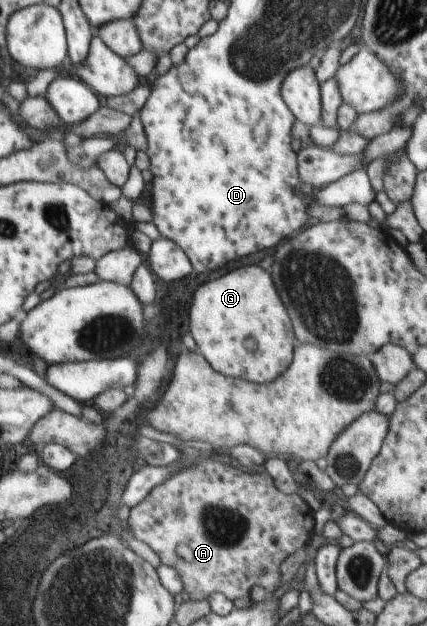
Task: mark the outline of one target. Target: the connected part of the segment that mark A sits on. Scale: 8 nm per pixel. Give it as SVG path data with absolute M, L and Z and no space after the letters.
M204 459L155 486L140 504L130 509L122 531L124 537L134 537L148 544L162 565L176 570L190 600L201 601L219 592L234 601L250 597L254 585L262 586L270 595L280 588L280 564L309 543L315 532L315 513L299 494L278 490L263 468L250 473L230 464Z

